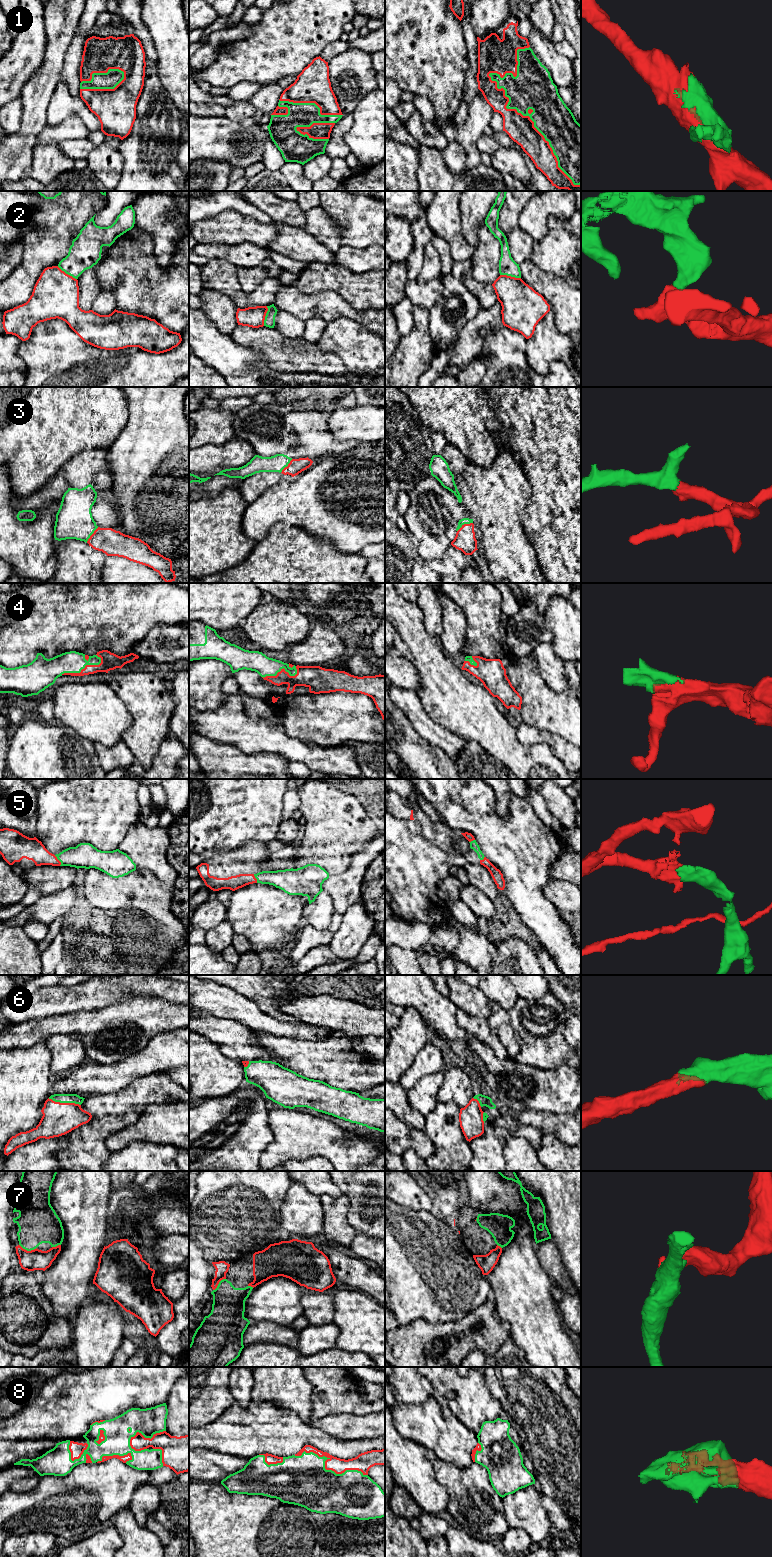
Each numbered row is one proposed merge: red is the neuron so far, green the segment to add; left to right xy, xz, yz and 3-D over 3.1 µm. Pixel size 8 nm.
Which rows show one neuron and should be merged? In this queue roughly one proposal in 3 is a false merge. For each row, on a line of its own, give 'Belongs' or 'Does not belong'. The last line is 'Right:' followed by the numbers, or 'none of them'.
1: Belongs
2: Does not belong
3: Belongs
4: Belongs
5: Belongs
6: Belongs
7: Belongs
8: Belongs
Right: 1, 3, 4, 5, 6, 7, 8

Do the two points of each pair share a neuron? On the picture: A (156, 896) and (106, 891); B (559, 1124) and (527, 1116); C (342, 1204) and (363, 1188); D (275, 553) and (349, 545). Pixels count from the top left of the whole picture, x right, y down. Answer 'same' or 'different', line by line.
A: same
B: same
C: different
D: different

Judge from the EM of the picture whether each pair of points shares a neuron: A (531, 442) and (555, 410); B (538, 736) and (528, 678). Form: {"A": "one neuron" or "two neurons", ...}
{"A": "one neuron", "B": "two neurons"}

